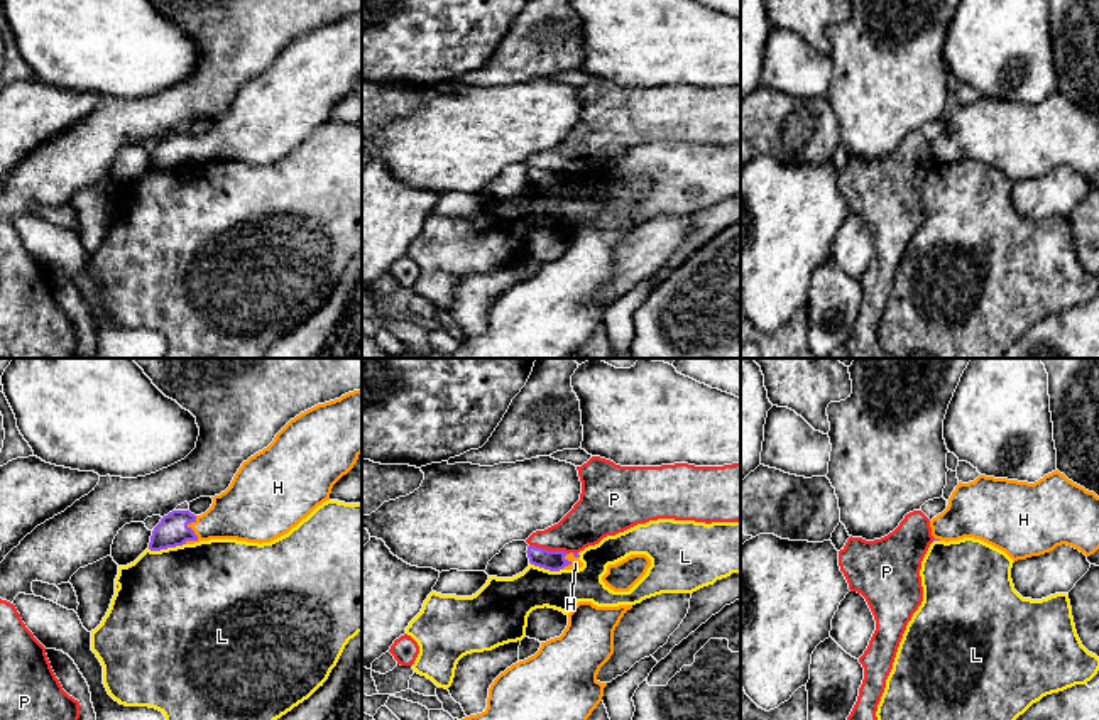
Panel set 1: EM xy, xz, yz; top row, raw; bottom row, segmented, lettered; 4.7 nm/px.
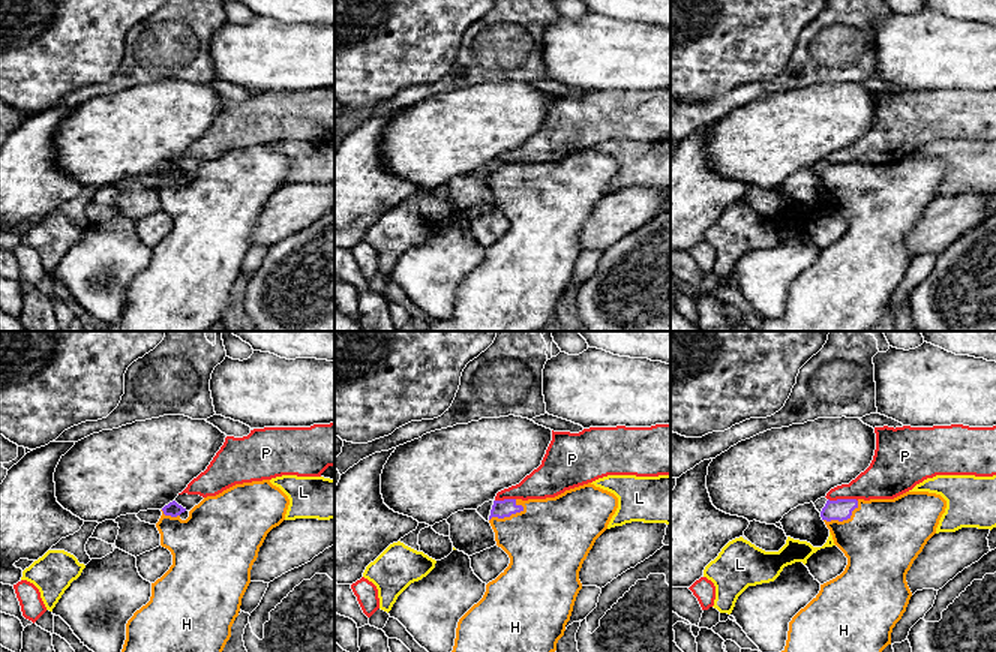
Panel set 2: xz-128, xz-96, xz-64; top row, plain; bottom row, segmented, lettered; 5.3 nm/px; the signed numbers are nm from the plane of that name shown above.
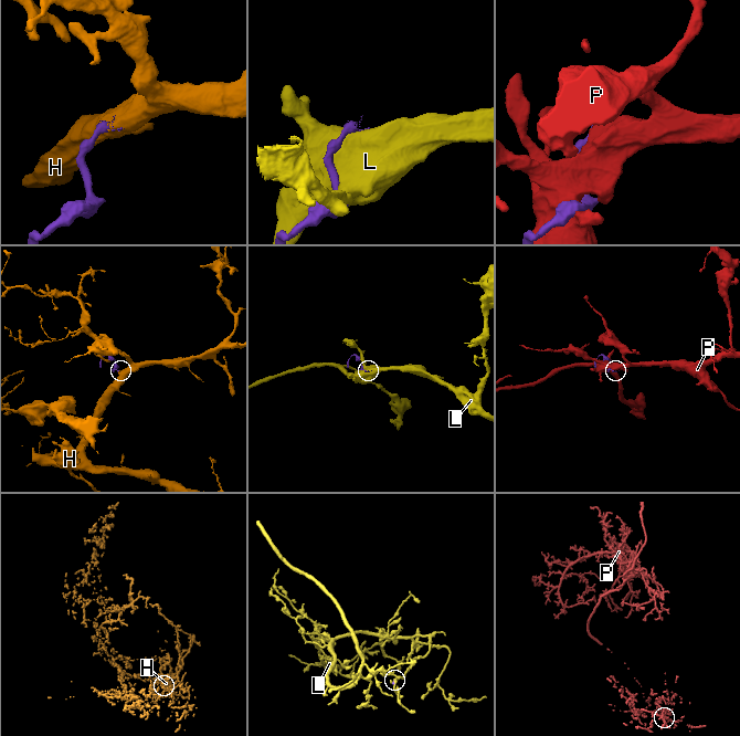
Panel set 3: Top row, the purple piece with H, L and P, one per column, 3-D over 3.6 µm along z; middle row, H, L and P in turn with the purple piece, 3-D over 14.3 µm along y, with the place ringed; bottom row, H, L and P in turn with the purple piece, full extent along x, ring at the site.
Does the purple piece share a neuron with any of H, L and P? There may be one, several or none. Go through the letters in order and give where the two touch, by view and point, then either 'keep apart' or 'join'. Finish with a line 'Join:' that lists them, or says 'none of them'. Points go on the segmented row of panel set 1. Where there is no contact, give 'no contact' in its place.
H: xy (193, 533) | join
L: xy (166, 548) | keep apart
P: xz (550, 551) | keep apart
Join: H

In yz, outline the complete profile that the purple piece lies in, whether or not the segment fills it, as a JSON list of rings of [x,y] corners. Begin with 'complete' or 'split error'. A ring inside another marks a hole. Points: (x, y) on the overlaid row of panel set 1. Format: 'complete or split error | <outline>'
split error | [[[1058,470],[1035,483],[979,475],[955,487],[947,509],[930,521],[933,541],[981,539],[1013,561],[1040,556],[1067,544],[1085,556],[1099,549],[1099,497]]]

